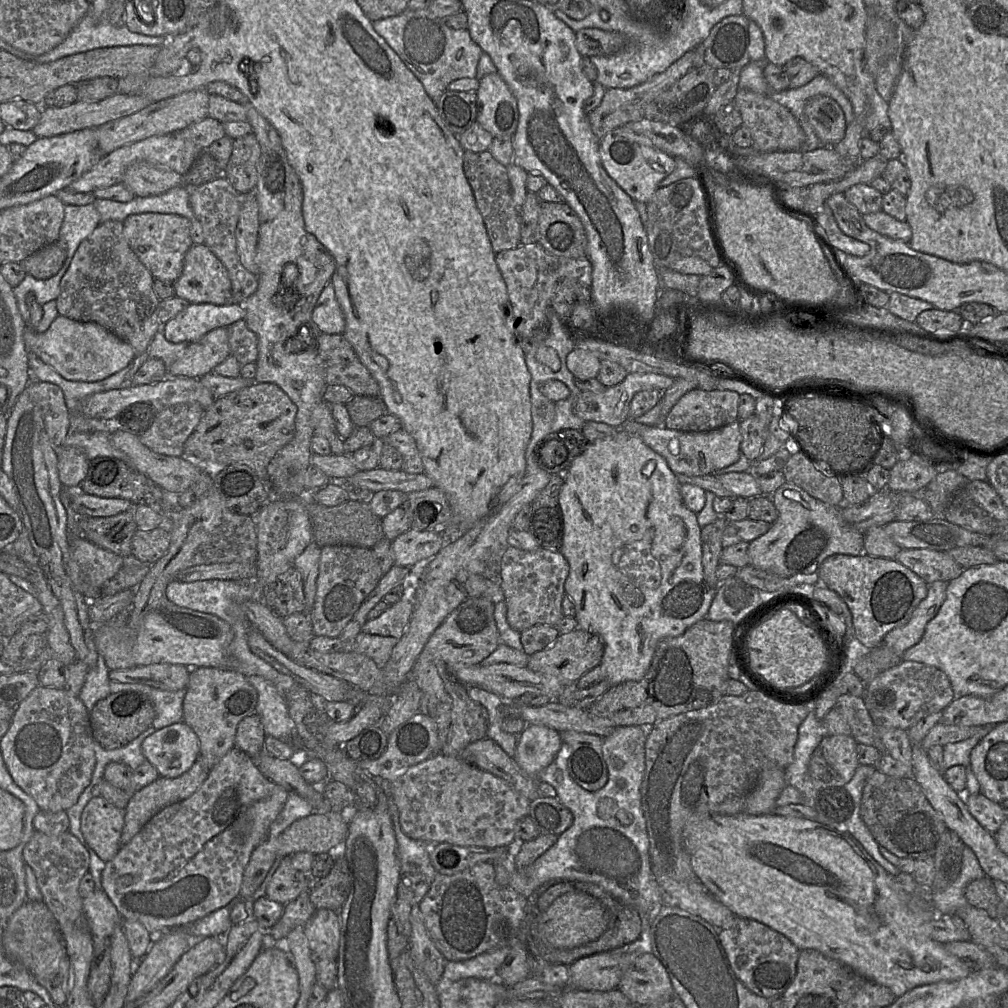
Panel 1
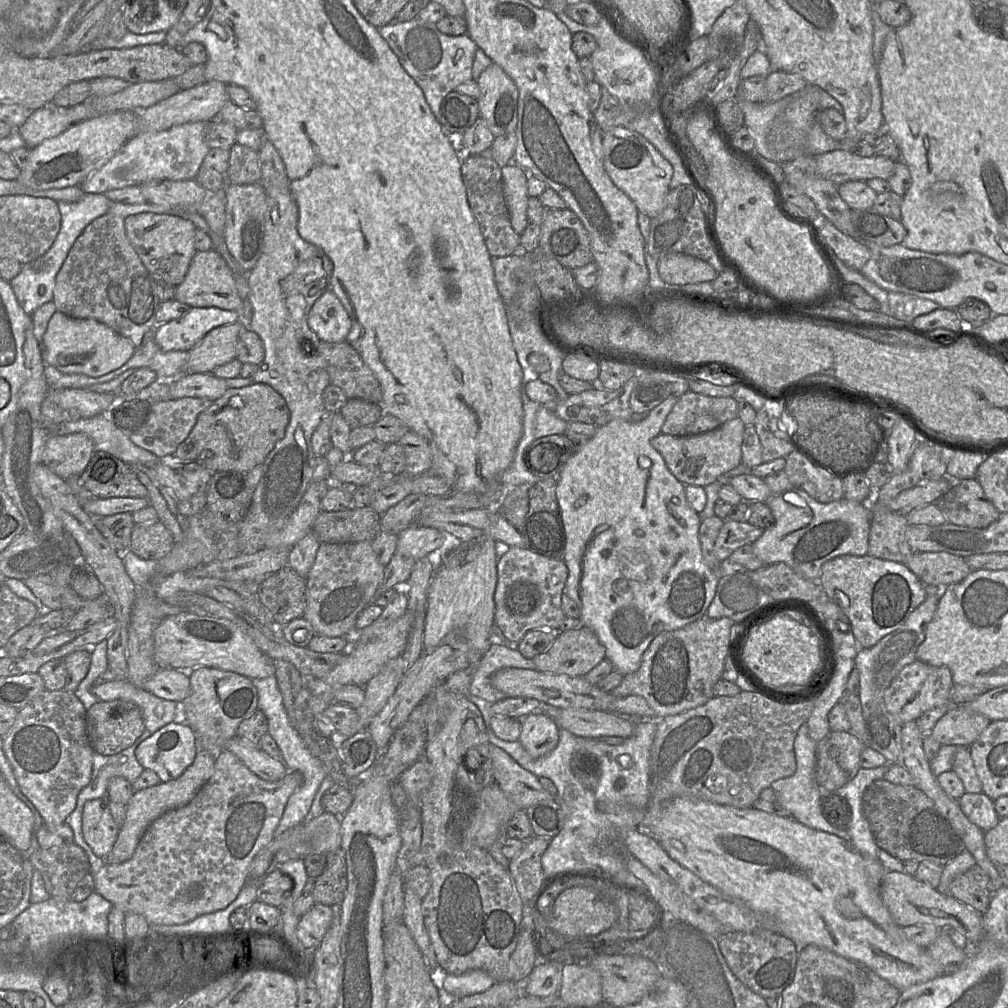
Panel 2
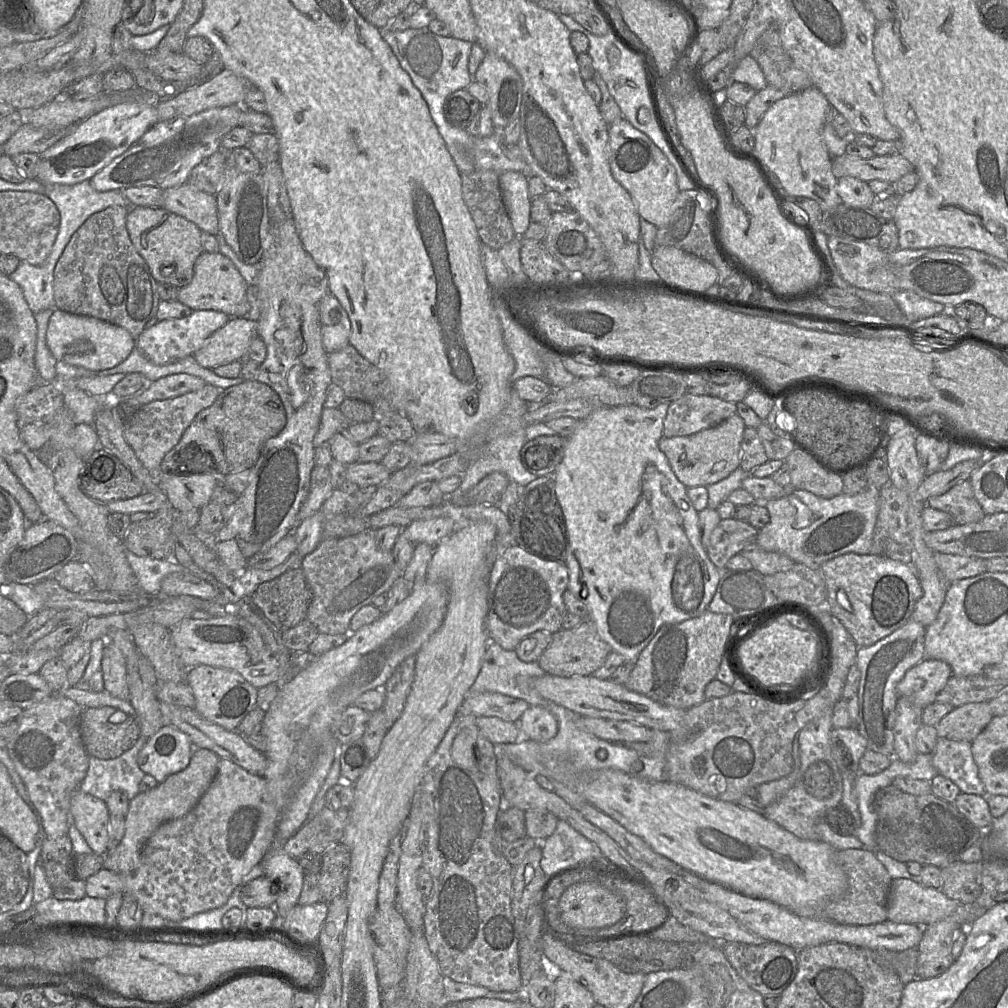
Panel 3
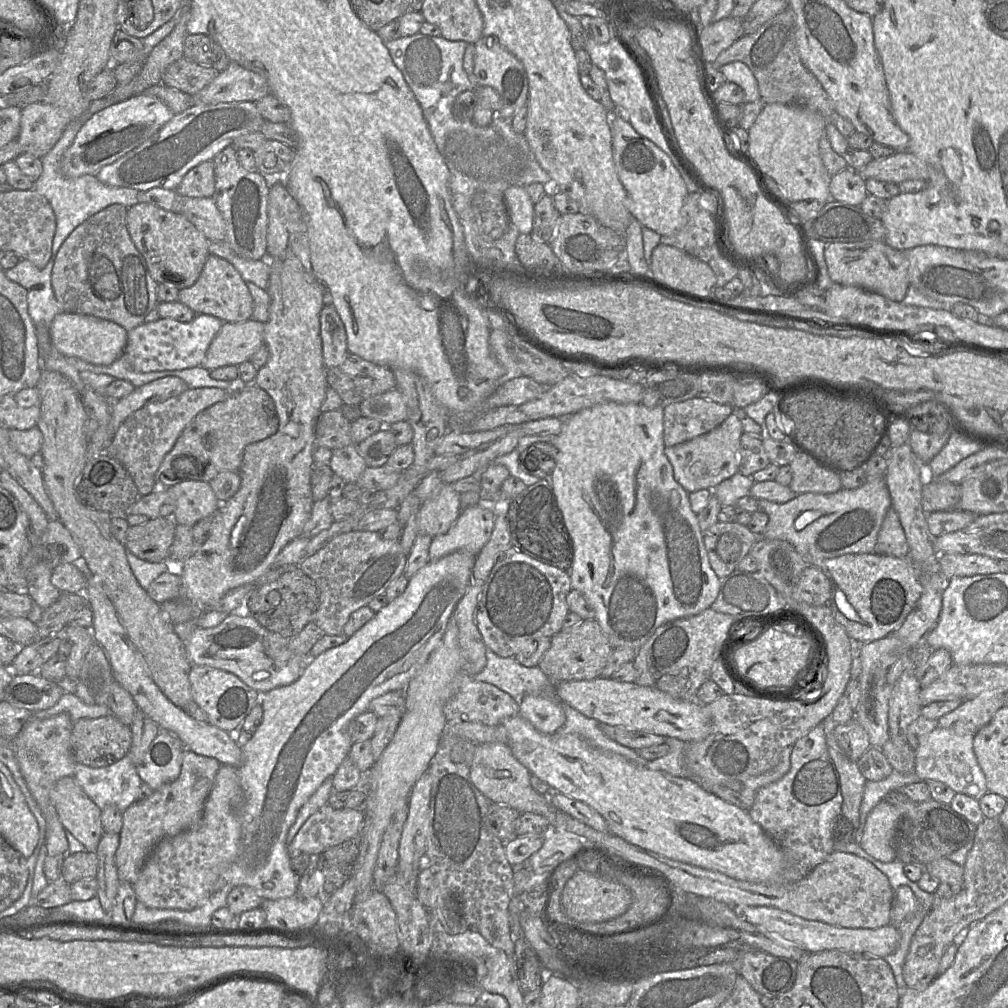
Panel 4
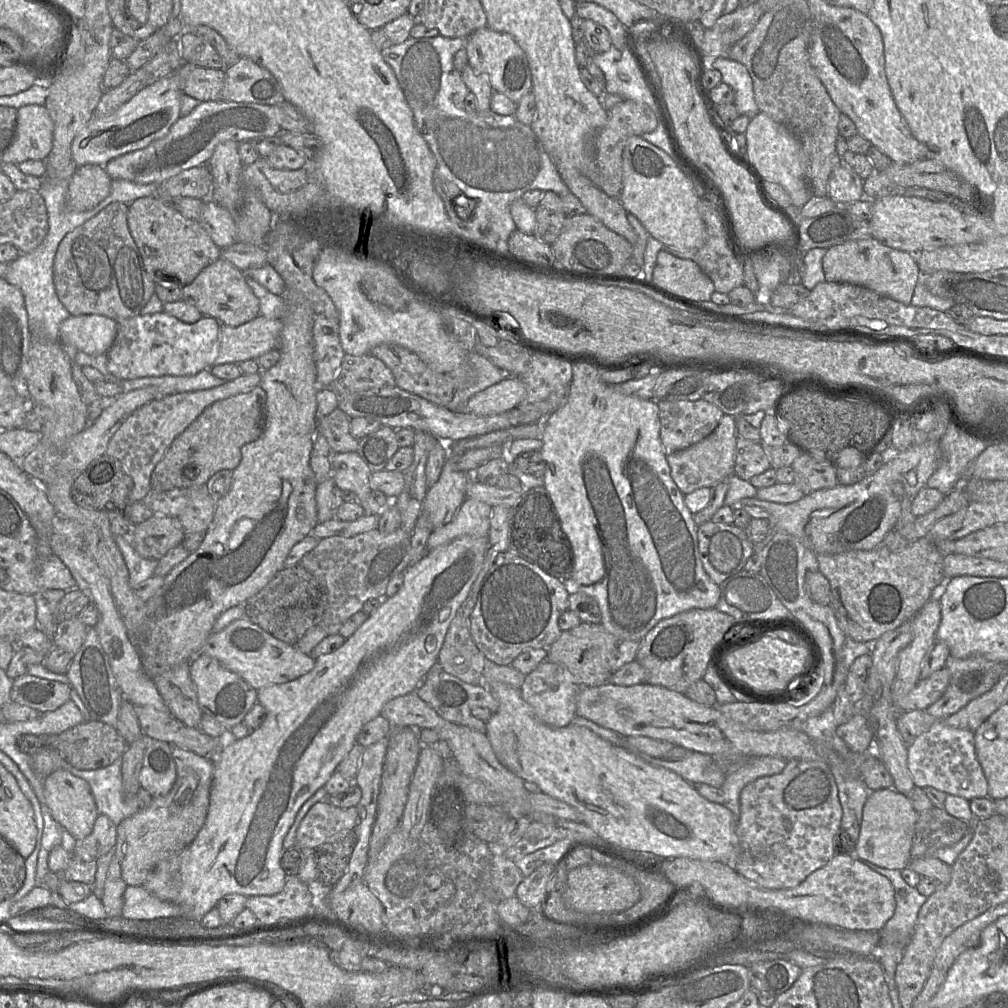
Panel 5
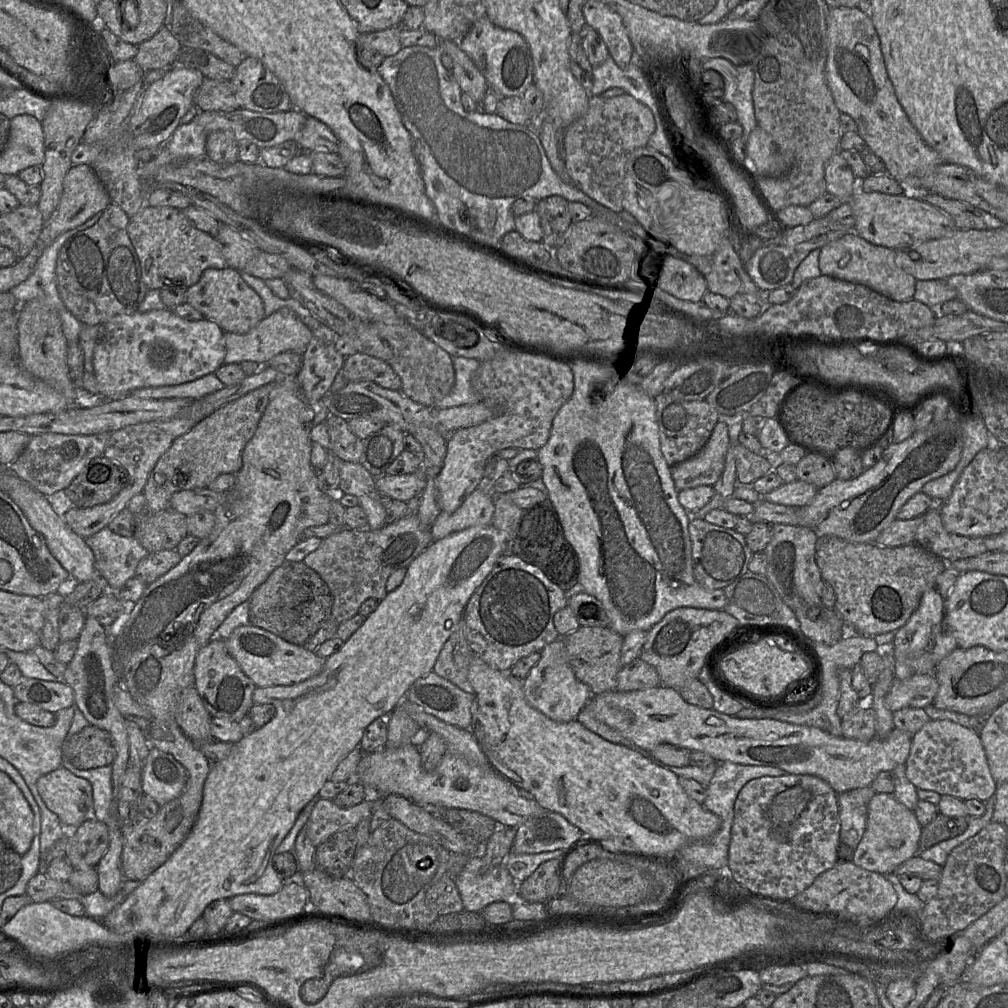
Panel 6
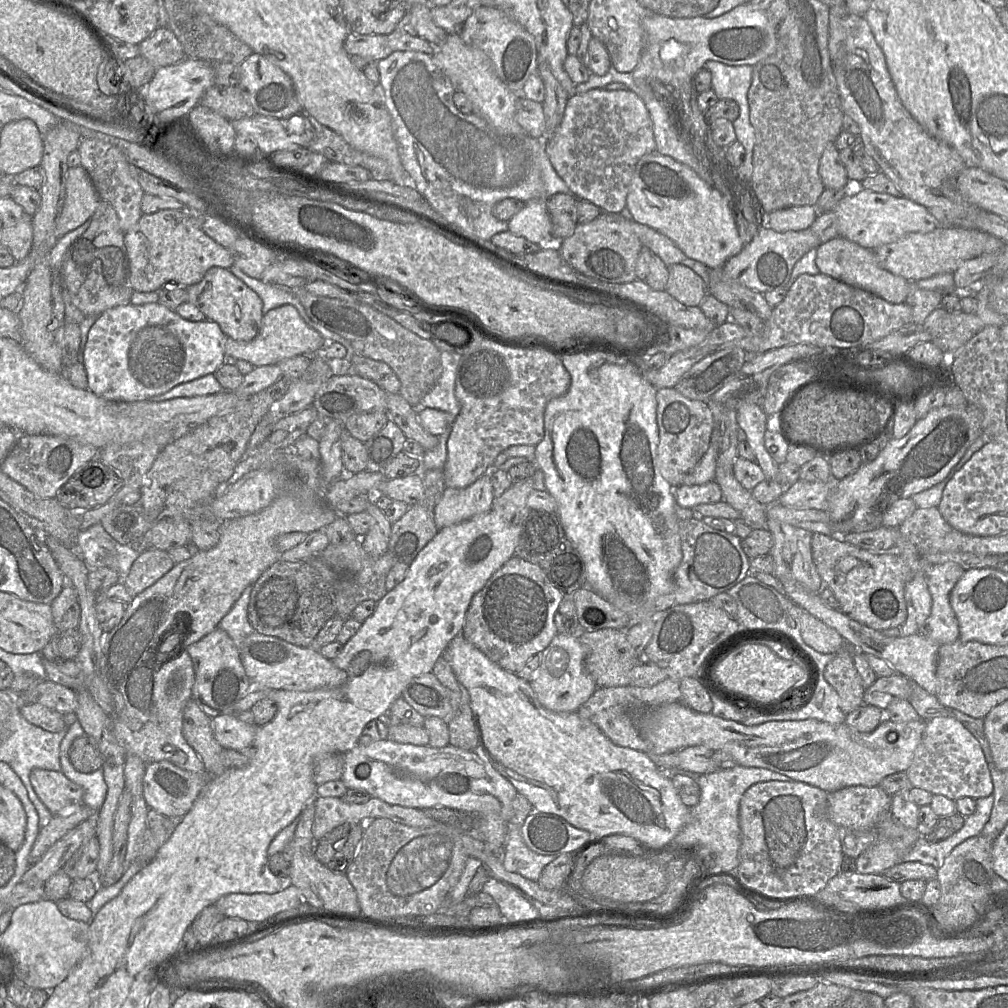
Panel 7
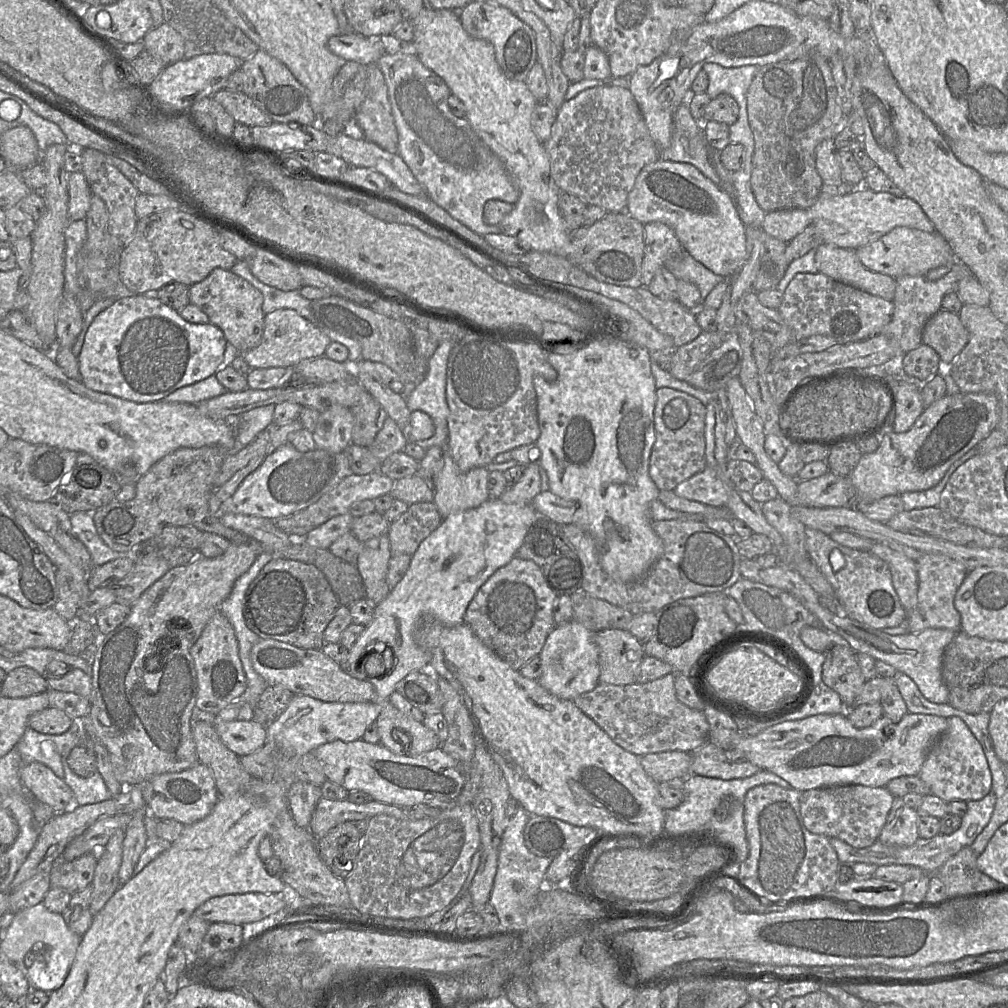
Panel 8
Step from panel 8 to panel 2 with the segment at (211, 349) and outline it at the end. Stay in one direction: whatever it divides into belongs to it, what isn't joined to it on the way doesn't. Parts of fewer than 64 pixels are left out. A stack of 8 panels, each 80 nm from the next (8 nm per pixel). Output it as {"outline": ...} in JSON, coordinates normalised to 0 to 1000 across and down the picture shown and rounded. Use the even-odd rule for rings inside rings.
{"outline":[[[214,305],[189,306],[177,316],[154,323],[153,337],[162,348],[188,348],[212,325],[239,316],[237,309]]]}

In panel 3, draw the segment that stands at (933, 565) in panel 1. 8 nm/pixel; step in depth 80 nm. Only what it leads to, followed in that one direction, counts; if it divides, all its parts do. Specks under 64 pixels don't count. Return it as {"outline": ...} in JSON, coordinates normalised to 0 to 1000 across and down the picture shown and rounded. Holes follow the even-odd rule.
{"outline":[[[928,548],[927,554],[939,578],[965,572],[979,566],[976,555],[970,553]]]}

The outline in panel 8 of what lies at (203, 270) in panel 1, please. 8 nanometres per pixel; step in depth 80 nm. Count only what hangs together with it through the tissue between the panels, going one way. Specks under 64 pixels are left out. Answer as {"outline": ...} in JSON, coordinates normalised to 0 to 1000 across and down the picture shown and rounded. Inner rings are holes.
{"outline":[[[213,266],[199,280],[188,284],[188,299],[200,308],[207,319],[222,331],[228,348],[241,350],[254,344],[261,332],[261,293],[247,280],[228,268]]]}

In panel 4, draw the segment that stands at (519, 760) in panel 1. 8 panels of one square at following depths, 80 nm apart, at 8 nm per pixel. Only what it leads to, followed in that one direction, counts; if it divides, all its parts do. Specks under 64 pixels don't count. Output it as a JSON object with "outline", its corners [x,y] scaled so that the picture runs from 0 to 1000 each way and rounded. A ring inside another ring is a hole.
{"outline":[[[551,680],[549,691],[523,690],[515,698],[515,709],[541,729],[551,728],[558,722],[562,714],[561,698],[553,692]]]}

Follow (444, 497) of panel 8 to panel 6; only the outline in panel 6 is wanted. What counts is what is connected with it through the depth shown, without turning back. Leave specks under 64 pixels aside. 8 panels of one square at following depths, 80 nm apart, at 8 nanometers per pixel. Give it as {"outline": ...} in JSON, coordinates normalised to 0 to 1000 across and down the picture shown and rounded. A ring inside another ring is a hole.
{"outline":[[[478,481],[467,488],[450,508],[437,507],[430,521],[430,537],[469,522],[481,522],[488,518],[490,490],[485,481]]]}

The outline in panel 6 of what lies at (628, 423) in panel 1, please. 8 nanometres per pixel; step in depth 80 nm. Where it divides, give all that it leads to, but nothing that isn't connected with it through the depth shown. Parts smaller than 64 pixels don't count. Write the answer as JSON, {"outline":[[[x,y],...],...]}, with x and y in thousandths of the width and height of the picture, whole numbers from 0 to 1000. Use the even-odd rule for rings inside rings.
{"outline":[[[712,418],[702,438],[688,452],[665,463],[672,487],[707,482],[717,468],[723,442],[722,424]]]}

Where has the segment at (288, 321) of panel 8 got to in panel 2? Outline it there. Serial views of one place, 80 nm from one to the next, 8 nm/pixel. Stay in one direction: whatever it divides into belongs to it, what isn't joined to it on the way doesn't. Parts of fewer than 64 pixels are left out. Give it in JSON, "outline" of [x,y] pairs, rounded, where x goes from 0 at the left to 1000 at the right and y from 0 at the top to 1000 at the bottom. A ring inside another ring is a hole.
{"outline":[[[239,317],[212,325],[187,348],[187,357],[183,371],[210,370],[215,364],[235,354],[235,339],[239,325]]]}

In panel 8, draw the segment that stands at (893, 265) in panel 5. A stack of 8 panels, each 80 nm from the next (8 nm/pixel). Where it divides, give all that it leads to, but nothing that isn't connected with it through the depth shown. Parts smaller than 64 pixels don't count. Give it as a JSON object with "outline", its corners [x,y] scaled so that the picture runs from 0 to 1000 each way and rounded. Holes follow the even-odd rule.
{"outline":[[[815,241],[811,246],[809,260],[813,270],[831,280],[880,299],[885,299],[888,294],[888,277],[859,266],[850,255],[849,247]]]}

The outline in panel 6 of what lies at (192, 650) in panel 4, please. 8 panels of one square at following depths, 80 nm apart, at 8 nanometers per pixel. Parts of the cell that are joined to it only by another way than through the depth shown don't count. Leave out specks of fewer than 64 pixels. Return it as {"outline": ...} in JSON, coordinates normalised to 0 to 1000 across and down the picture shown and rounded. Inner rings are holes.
{"outline":[[[250,619],[235,622],[223,634],[223,639],[227,649],[254,682],[286,681],[303,676],[319,666],[323,654]]]}

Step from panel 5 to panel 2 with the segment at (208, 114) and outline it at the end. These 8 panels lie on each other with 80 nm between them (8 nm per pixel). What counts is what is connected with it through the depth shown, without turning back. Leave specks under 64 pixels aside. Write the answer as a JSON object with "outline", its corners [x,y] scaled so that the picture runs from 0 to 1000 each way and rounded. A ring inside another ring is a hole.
{"outline":[[[189,121],[167,129],[137,132],[128,138],[107,161],[93,170],[78,185],[83,191],[105,189],[140,184],[154,179],[193,178],[208,147],[203,142],[205,121]]]}

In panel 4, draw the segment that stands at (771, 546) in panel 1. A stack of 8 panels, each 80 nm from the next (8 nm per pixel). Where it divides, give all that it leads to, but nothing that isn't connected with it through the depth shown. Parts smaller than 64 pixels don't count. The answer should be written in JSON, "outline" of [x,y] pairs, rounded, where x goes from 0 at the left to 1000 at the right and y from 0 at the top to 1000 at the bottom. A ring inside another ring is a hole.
{"outline":[[[878,472],[861,474],[859,479],[849,485],[833,485],[832,487],[824,490],[813,490],[813,489],[797,489],[790,491],[786,496],[780,499],[769,499],[758,495],[752,495],[752,501],[754,507],[759,508],[762,513],[762,519],[755,533],[765,536],[777,536],[783,538],[790,547],[805,561],[812,561],[812,559],[820,554],[827,554],[837,550],[856,550],[856,549],[865,549],[867,548],[870,531],[873,526],[876,515],[880,507],[885,503],[885,497],[883,494],[882,486],[879,481]]]}

